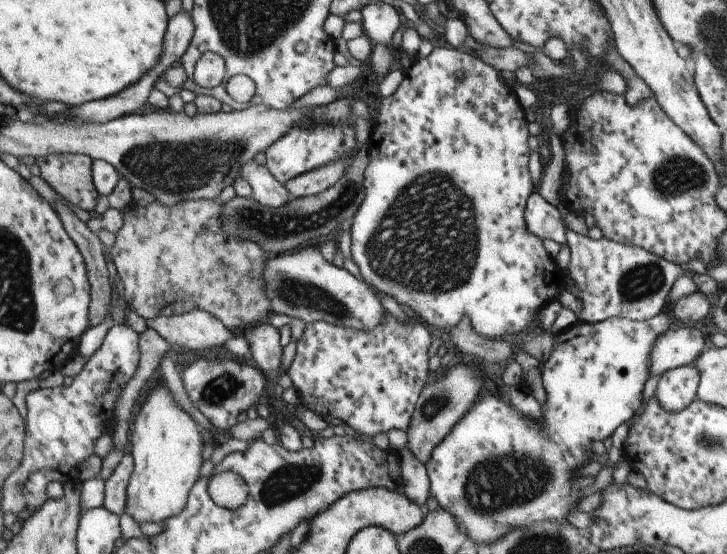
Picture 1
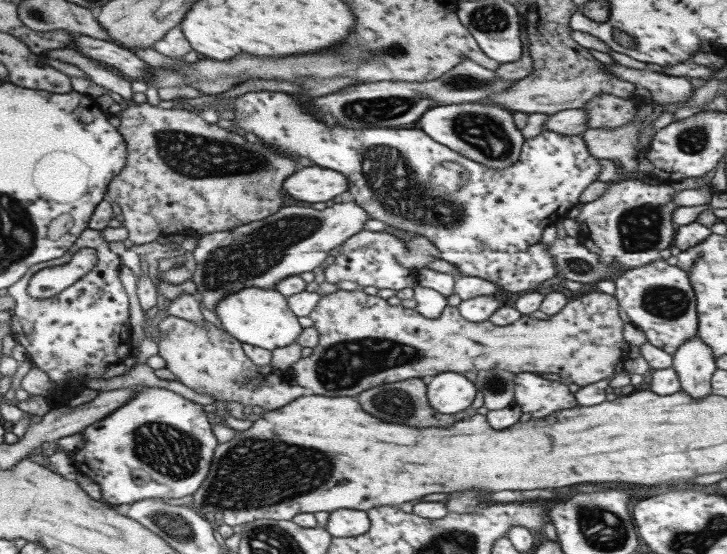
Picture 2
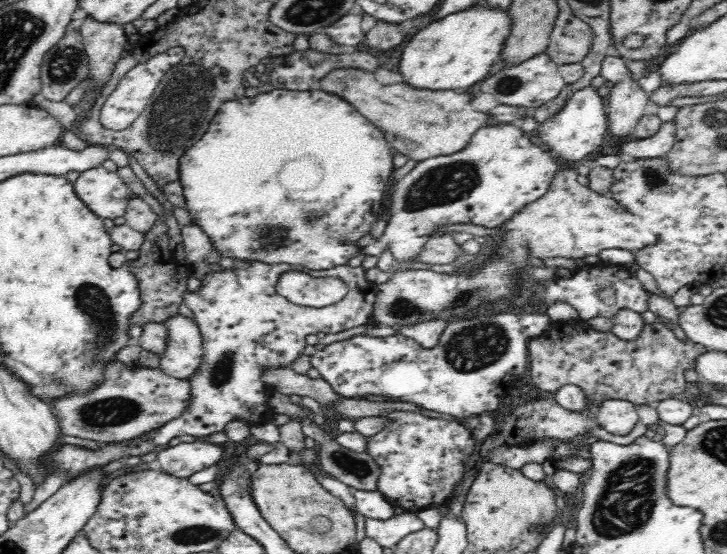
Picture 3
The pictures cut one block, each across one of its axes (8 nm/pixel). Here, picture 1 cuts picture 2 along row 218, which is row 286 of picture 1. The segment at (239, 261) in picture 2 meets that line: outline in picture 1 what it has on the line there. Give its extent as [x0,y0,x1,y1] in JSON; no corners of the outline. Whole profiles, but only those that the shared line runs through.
[263,248,386,330]

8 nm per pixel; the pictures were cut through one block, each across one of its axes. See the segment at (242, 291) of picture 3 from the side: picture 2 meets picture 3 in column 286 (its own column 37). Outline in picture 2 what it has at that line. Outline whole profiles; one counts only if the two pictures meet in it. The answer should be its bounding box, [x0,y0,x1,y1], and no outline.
[7,230,133,404]

